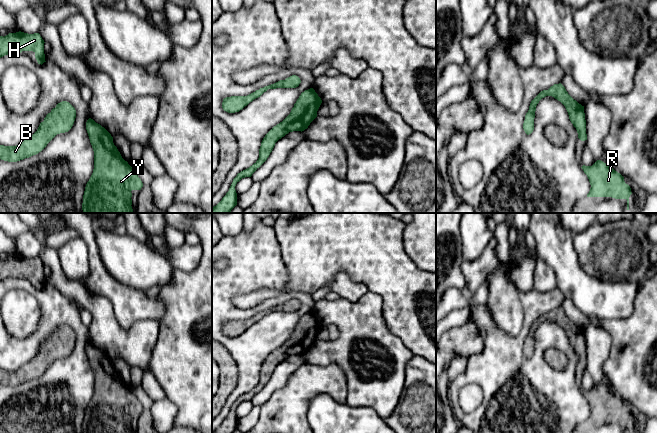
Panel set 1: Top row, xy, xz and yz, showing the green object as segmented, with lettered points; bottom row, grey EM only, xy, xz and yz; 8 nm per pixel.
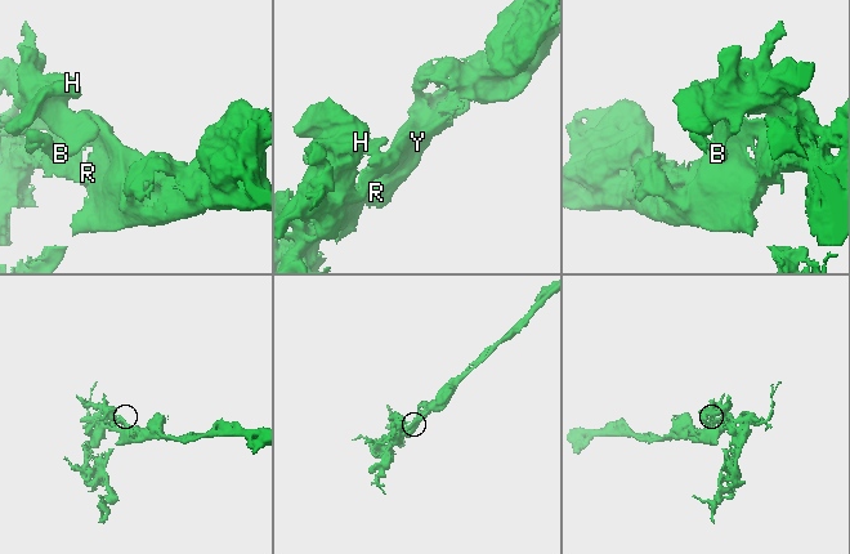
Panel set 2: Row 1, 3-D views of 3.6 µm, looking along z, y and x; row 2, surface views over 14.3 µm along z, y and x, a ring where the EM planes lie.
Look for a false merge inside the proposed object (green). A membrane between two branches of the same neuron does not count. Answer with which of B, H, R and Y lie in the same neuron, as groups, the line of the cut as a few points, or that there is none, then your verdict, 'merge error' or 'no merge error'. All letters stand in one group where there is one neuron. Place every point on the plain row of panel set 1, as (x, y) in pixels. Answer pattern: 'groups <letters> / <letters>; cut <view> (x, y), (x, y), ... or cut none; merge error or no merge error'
groups B H R Y; cut none; no merge error

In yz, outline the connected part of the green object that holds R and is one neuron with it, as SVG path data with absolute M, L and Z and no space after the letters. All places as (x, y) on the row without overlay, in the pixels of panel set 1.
M597 384L592 390L583 389L581 392L587 399L591 409L587 421L626 423L627 433L629 433L629 421L632 416L620 397L601 384Z

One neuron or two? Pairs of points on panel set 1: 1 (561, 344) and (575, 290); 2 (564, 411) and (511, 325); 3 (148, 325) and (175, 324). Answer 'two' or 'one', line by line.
1: two
2: two
3: two

